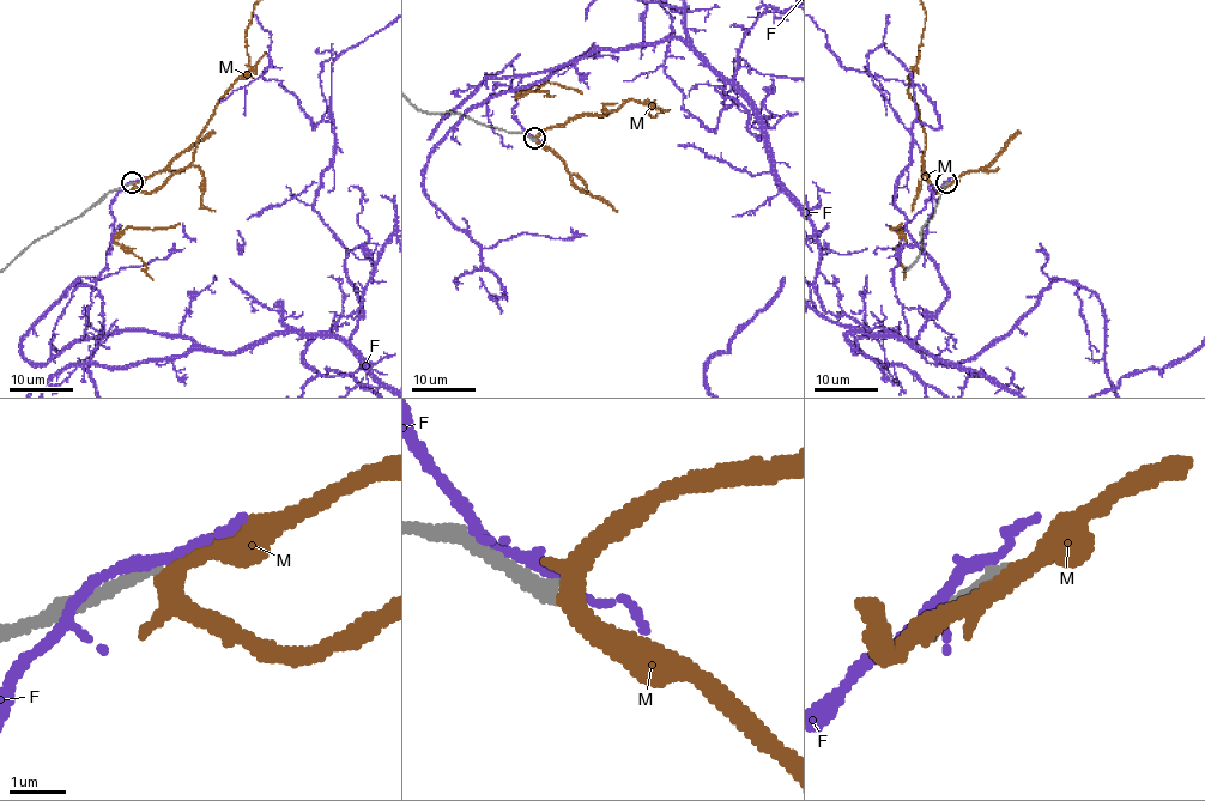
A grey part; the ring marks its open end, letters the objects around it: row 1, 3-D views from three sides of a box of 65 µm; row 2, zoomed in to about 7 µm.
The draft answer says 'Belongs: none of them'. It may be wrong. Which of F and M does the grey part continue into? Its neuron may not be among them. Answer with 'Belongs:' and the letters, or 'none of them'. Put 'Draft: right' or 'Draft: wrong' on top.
Draft: right
Belongs: none of them

